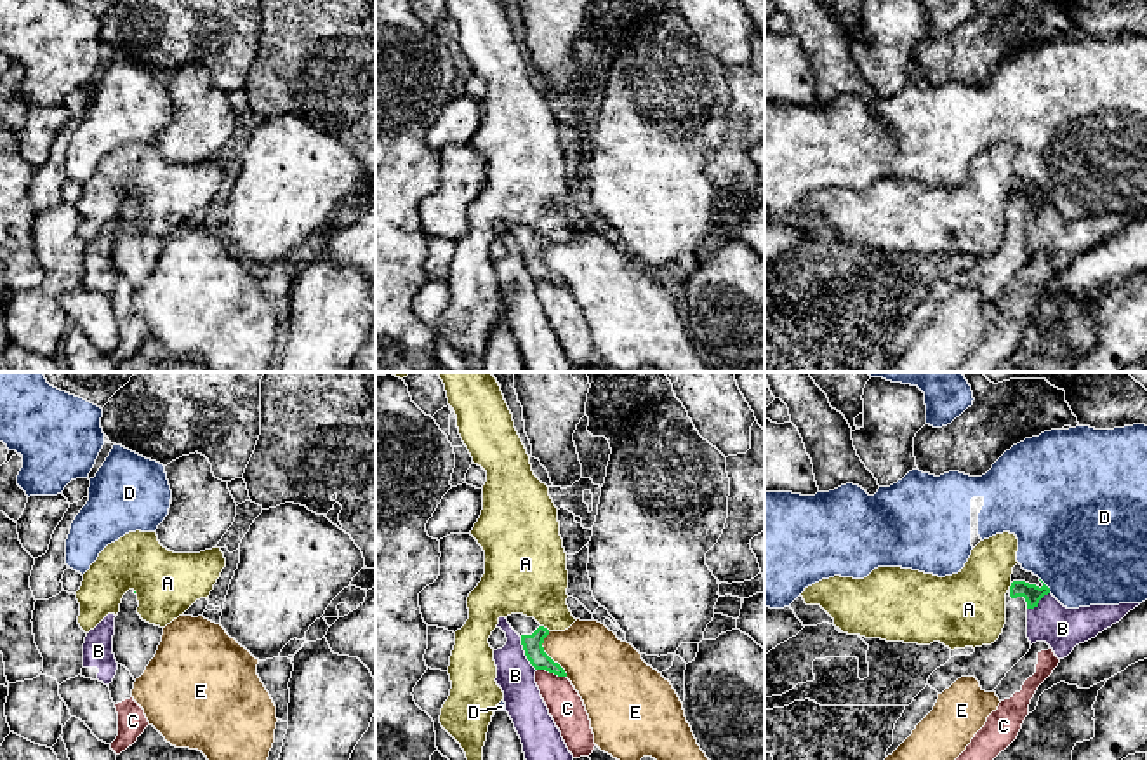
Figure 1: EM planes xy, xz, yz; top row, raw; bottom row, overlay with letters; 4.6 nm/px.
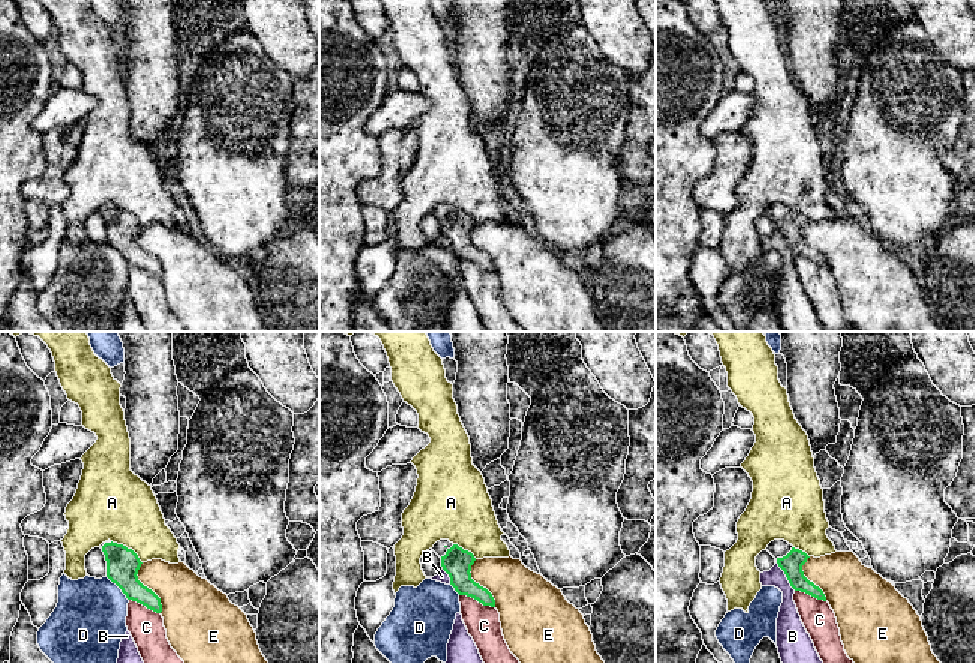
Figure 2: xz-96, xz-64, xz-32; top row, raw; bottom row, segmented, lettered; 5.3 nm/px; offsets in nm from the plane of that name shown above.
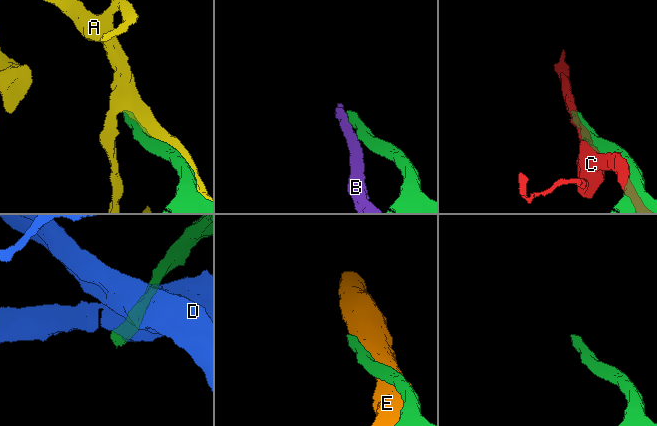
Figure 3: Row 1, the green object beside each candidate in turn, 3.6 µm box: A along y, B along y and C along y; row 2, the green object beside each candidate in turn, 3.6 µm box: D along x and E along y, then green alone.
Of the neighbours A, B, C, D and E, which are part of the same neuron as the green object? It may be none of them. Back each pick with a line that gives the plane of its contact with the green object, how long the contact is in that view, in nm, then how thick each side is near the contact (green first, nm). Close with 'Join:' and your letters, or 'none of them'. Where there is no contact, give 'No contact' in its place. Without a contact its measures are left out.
Join: none of them

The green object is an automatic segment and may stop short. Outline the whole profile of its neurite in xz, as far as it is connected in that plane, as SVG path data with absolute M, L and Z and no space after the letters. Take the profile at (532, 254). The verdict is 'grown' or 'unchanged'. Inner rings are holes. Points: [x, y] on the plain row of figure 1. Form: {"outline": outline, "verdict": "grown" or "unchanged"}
{"outline": "M511 224L506 230L521 247L525 266L535 280L546 280L558 287L567 287L565 280L544 263L542 254L549 245L547 238L540 237L534 228L527 228L523 224Z", "verdict": "grown"}

